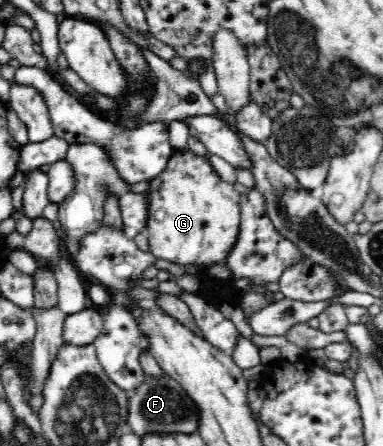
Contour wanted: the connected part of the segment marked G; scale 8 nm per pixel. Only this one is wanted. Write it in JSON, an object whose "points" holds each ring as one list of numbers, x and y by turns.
{"points":[[188,147,173,150,164,171,148,181,148,225,146,235,150,242,150,253,157,259,168,260,178,265,212,267,226,261,240,235,240,196,233,184,226,183,214,170,208,156,196,155]]}

